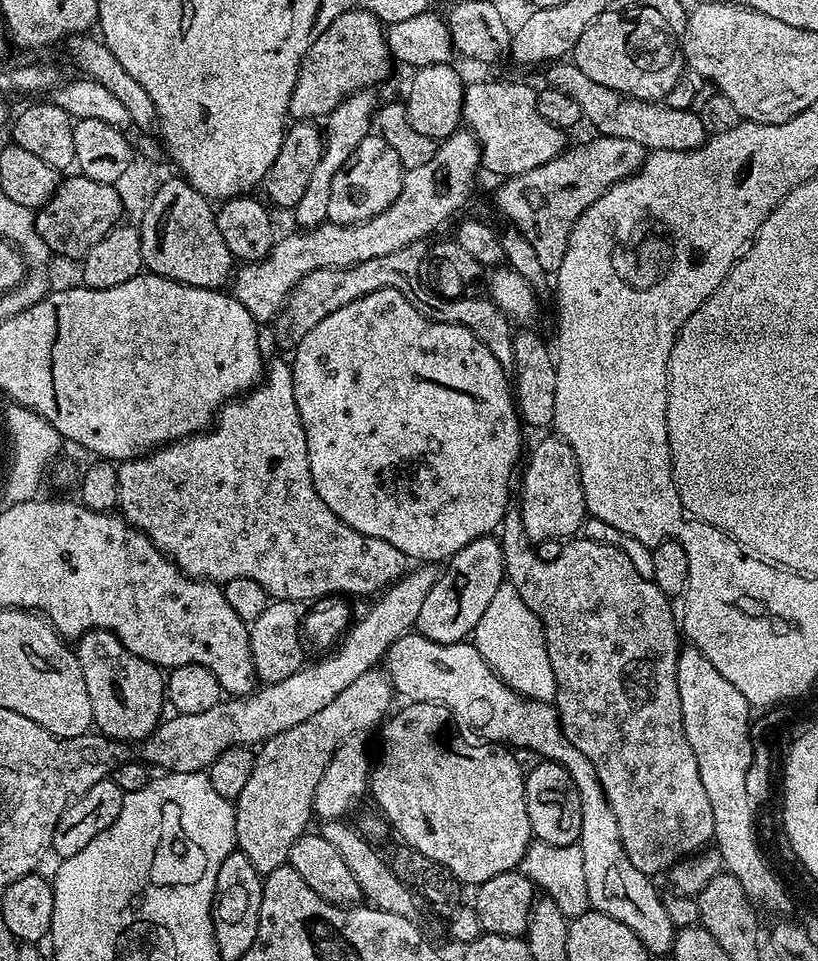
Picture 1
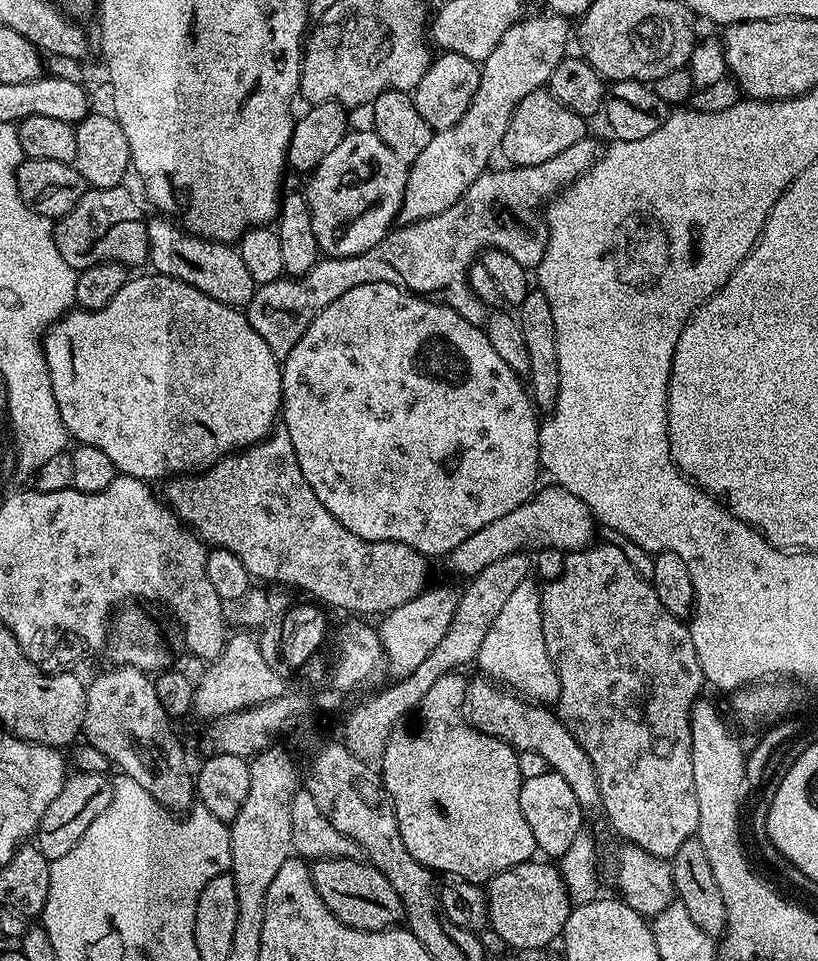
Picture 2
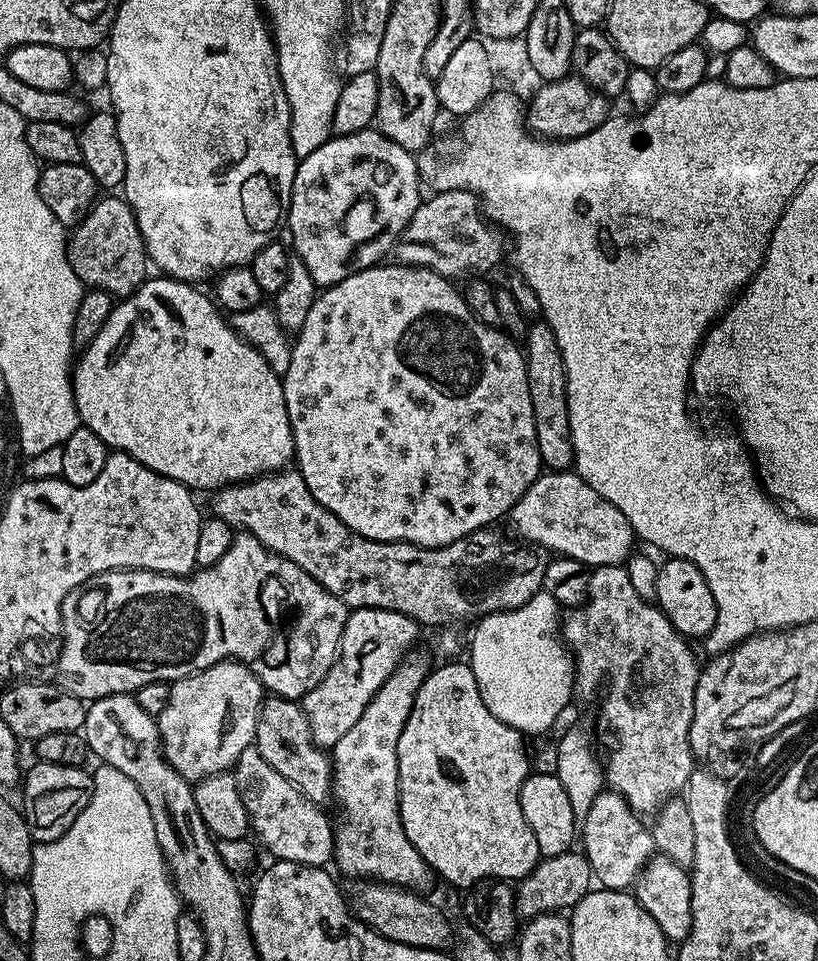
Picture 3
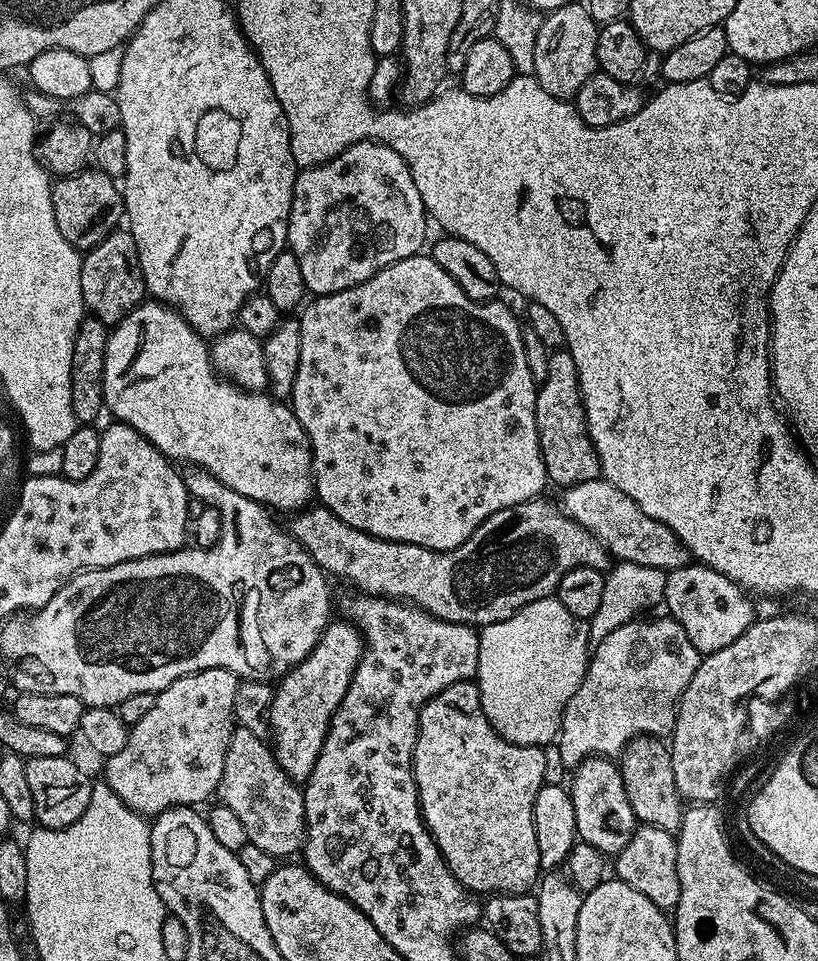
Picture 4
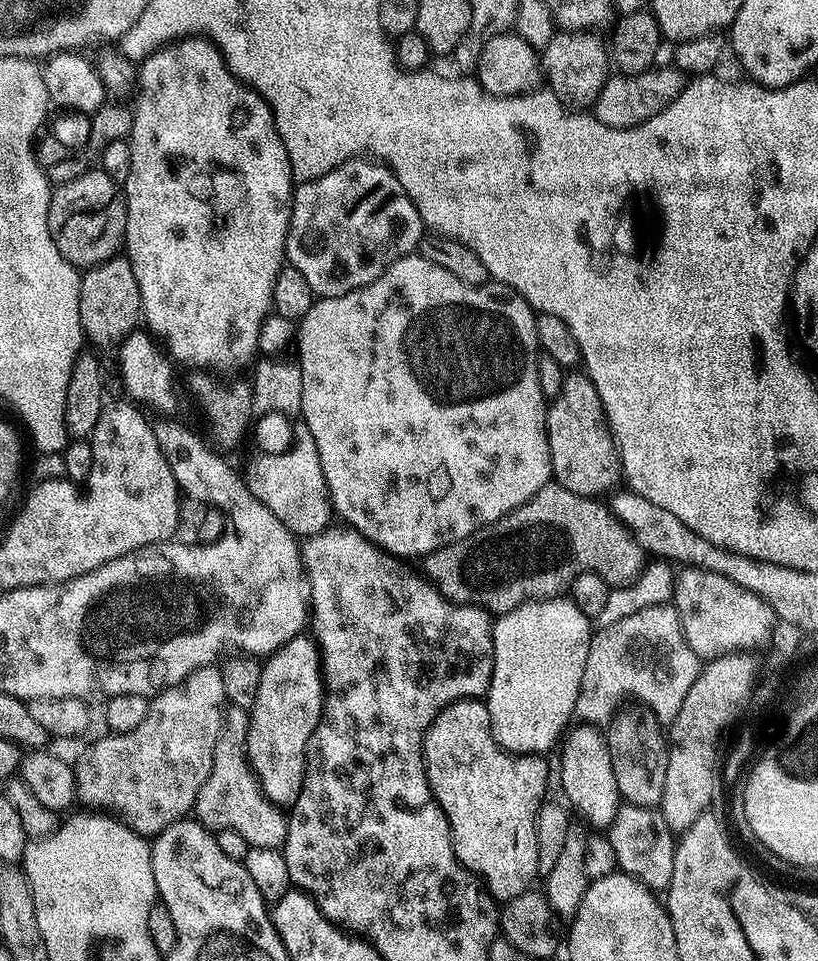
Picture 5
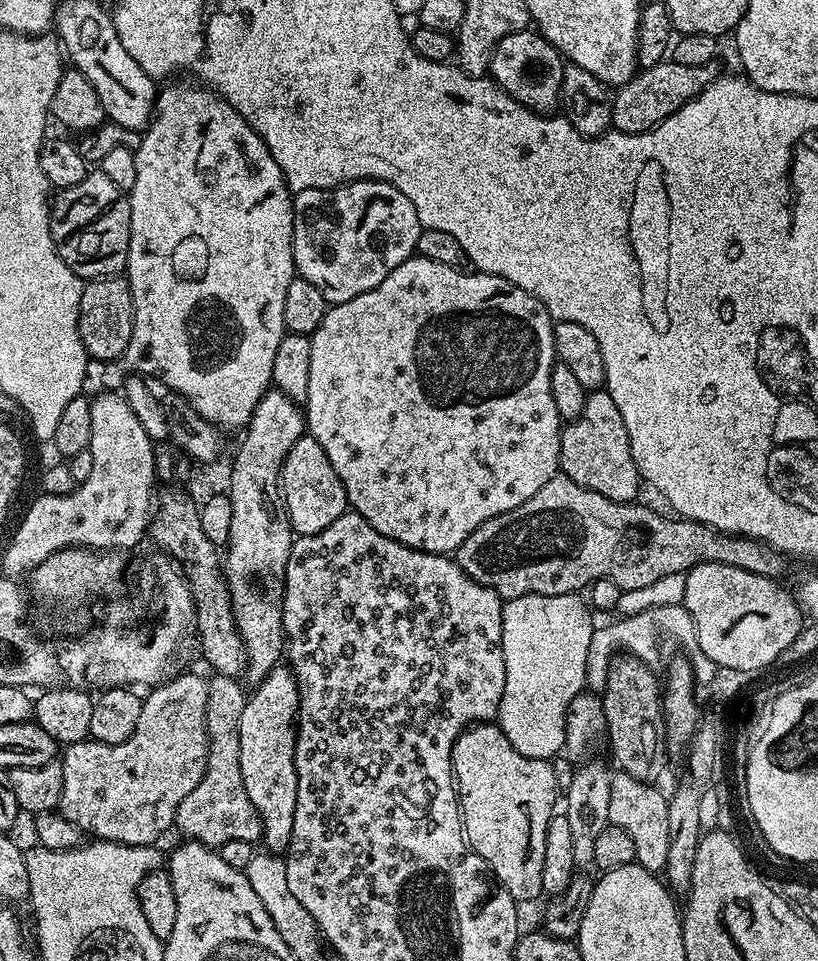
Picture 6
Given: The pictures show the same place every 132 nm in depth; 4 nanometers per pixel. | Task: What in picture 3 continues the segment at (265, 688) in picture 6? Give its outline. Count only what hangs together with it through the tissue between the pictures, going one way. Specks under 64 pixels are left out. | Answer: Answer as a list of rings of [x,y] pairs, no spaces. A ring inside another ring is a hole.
[[[354,608],[349,611],[346,630],[342,632],[340,652],[334,666],[305,694],[302,707],[310,722],[310,734],[319,748],[331,750],[354,727],[354,722],[362,718],[362,712],[378,690],[394,674],[394,670],[404,661],[405,656],[413,651],[416,639],[422,632],[421,625],[406,614],[381,608]]]

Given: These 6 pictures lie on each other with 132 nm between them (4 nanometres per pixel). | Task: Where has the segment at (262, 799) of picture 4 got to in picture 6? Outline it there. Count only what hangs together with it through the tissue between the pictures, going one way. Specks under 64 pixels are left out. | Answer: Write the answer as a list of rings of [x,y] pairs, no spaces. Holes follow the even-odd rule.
[[[213,675],[208,680],[208,697],[206,698],[206,718],[204,725],[208,731],[208,765],[202,774],[202,782],[182,798],[182,802],[176,811],[175,831],[180,831],[181,837],[197,844],[205,844],[207,848],[219,850],[226,842],[234,842],[239,838],[242,842],[250,842],[255,845],[263,837],[262,822],[250,802],[250,794],[246,794],[246,786],[242,782],[242,762],[240,761],[240,747],[238,746],[238,734],[242,722],[242,710],[246,699],[246,688],[240,685],[241,681],[233,676]]]

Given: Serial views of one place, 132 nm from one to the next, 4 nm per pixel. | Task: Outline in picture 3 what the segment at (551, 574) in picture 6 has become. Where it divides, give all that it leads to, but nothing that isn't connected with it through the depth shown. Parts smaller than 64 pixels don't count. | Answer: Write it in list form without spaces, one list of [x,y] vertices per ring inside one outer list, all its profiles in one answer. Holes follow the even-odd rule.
[[[298,470],[269,472],[267,476],[258,476],[254,480],[245,480],[242,484],[229,484],[227,488],[219,489],[215,493],[215,496],[216,508],[214,508],[214,515],[222,518],[227,524],[232,525],[233,529],[243,529],[243,531],[248,532],[254,538],[258,538],[258,542],[262,542],[262,546],[266,546],[269,552],[278,554],[282,558],[294,562],[294,566],[306,570],[306,574],[310,574],[322,587],[330,590],[330,594],[339,598],[342,603],[347,604],[349,609],[381,608],[382,610],[394,610],[398,614],[406,614],[421,626],[427,626],[427,624],[452,626],[457,623],[455,620],[475,622],[481,616],[489,616],[491,612],[505,612],[511,608],[522,606],[526,602],[530,602],[530,598],[534,598],[534,594],[541,592],[544,587],[543,575],[546,574],[550,556],[545,549],[539,546],[533,546],[527,542],[515,542],[516,544],[511,544],[508,540],[500,540],[499,534],[492,532],[496,530],[493,530],[491,527],[479,528],[478,531],[470,533],[465,540],[450,542],[441,548],[423,548],[417,544],[395,544],[394,542],[378,542],[370,538],[362,538],[362,534],[358,534],[354,530],[347,528],[336,515],[330,510],[326,510],[326,506],[322,506],[322,502],[318,502],[318,498],[314,498],[314,494],[310,494],[310,490]]]

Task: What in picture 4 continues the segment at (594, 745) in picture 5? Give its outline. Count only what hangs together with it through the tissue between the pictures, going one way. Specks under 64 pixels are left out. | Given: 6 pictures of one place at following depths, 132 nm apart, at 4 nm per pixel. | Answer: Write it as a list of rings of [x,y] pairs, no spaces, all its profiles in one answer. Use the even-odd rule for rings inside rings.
[[[590,756],[576,765],[571,773],[570,791],[574,802],[576,835],[594,850],[604,853],[605,857],[615,858],[630,842],[632,833],[638,827],[634,810],[626,798],[626,786],[622,782],[619,767],[611,759],[602,756]]]

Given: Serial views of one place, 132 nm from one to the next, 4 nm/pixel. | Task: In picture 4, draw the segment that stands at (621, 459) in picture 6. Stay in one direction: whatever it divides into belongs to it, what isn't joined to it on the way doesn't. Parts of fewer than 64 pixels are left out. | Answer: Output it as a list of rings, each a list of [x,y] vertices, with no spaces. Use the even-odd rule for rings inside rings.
[[[566,350],[548,353],[546,382],[536,390],[536,425],[542,462],[549,481],[553,485],[556,483],[557,489],[573,488],[575,484],[601,479],[600,459],[588,433],[584,400],[580,396],[578,366],[574,366],[574,358]]]

